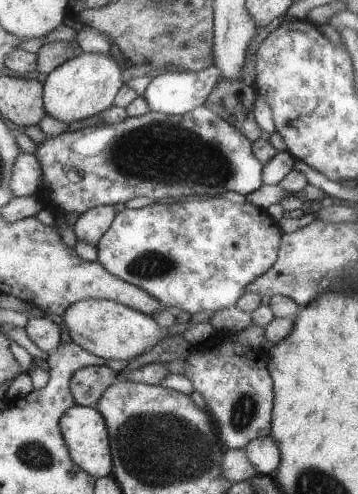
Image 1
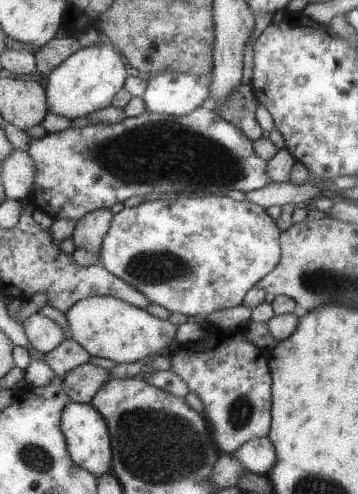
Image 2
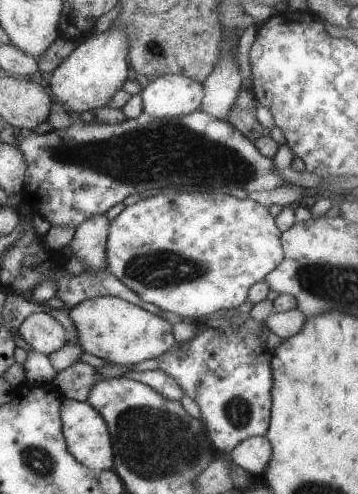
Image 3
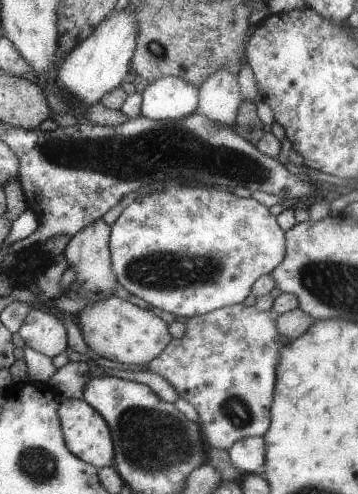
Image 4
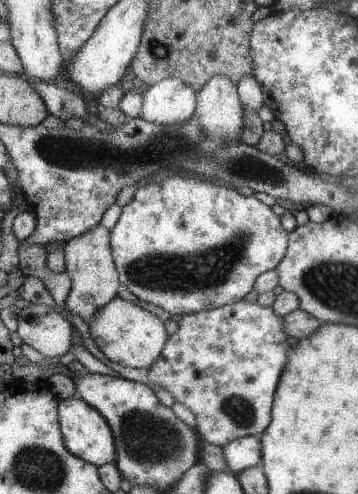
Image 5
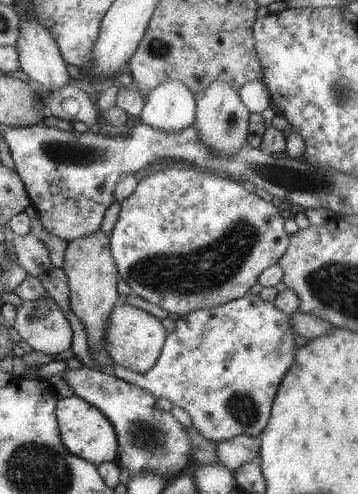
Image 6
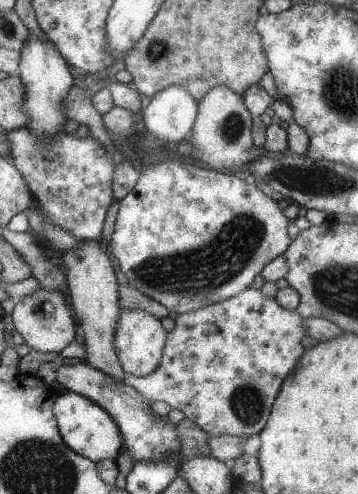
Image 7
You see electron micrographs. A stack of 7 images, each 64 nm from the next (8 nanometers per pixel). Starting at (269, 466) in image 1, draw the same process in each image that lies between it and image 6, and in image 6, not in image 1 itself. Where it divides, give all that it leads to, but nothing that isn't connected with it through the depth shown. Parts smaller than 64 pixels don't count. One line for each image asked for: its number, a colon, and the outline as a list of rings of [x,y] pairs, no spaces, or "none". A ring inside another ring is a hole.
2: [[[253,438],[243,442],[233,452],[233,458],[245,468],[245,472],[251,472],[255,476],[267,476],[275,462],[275,450],[267,438]]]
3: [[[245,438],[237,442],[229,452],[231,462],[253,478],[263,478],[269,456],[271,456],[271,446],[265,438]]]
4: [[[261,436],[235,440],[227,448],[227,456],[229,456],[231,466],[239,470],[241,474],[249,474],[249,472],[257,474],[261,472],[263,462],[265,462],[265,442]]]
5: [[[255,436],[235,438],[227,442],[223,448],[223,460],[229,474],[239,474],[249,466],[257,466],[261,462],[261,440]]]
6: [[[233,436],[221,442],[215,442],[215,456],[223,468],[227,468],[231,474],[235,468],[239,468],[245,462],[251,462],[255,452],[259,452],[259,446],[255,446],[253,438],[249,436]]]

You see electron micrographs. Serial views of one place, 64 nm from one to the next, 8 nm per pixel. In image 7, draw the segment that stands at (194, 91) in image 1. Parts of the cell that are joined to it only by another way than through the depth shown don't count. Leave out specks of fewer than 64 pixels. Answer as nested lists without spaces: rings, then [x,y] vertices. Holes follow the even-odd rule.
[[[167,86],[149,100],[139,116],[141,128],[159,138],[163,146],[179,144],[191,136],[197,116],[197,102],[187,94],[185,88]]]

